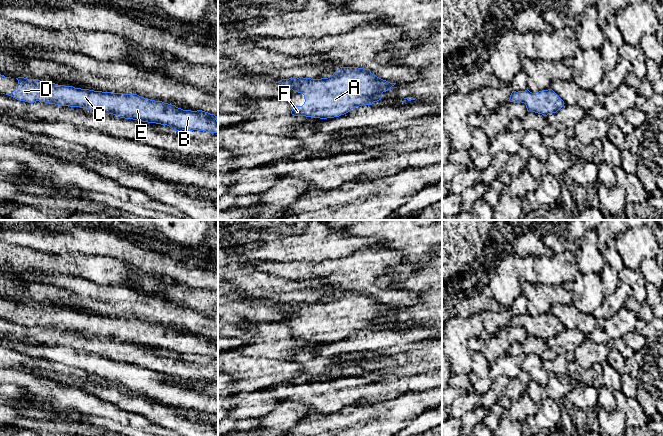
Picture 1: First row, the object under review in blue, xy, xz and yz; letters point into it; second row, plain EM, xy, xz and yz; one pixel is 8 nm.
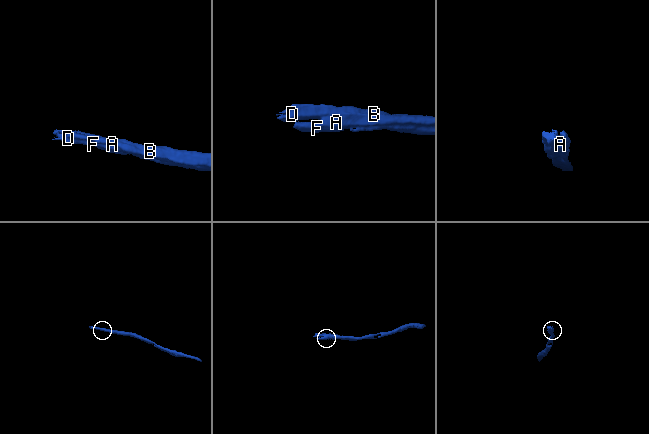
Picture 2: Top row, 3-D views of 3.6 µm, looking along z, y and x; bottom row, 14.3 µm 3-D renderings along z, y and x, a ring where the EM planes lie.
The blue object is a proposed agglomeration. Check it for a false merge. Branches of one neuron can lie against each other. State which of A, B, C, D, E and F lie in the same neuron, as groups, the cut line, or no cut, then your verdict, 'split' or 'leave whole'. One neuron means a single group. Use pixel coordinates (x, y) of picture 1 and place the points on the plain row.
groups A B C D E F; cut none; leave whole

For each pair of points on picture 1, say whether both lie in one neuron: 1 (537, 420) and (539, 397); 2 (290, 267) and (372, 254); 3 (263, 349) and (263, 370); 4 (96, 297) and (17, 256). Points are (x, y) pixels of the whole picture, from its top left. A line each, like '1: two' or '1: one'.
1: two
2: one
3: two
4: two

